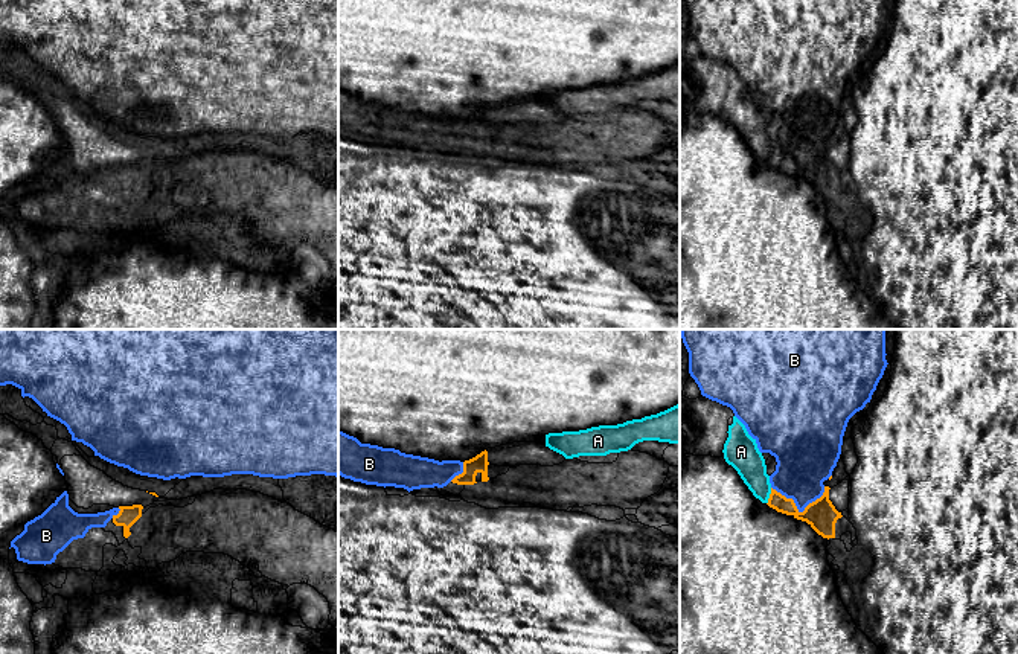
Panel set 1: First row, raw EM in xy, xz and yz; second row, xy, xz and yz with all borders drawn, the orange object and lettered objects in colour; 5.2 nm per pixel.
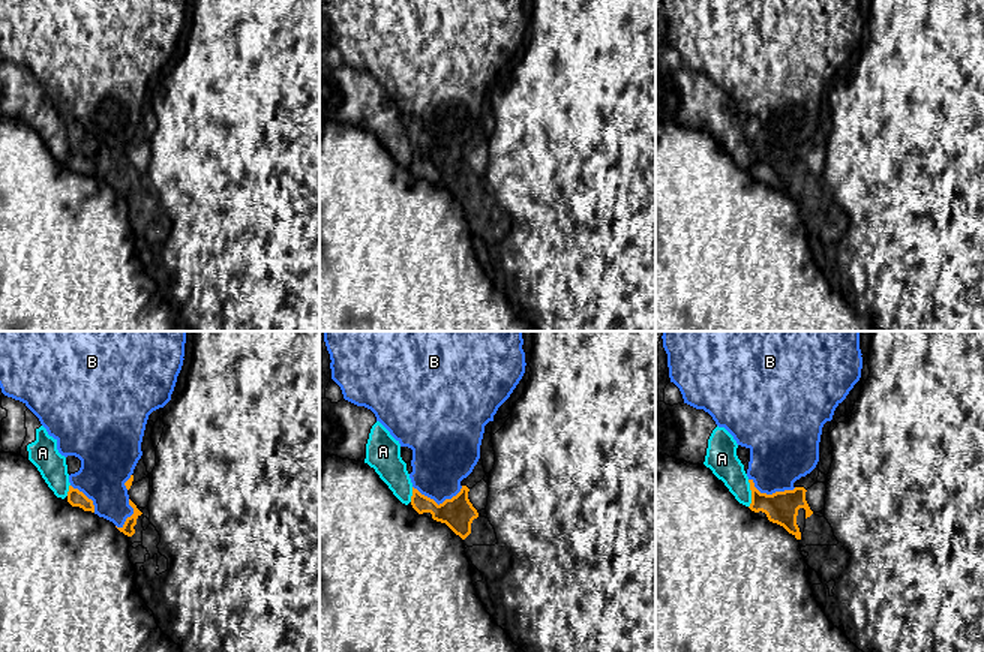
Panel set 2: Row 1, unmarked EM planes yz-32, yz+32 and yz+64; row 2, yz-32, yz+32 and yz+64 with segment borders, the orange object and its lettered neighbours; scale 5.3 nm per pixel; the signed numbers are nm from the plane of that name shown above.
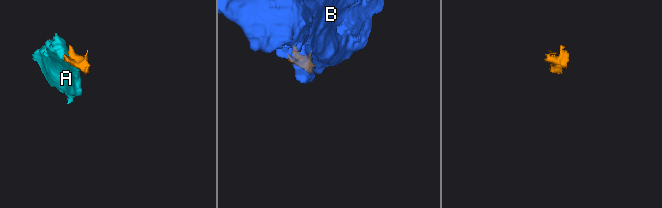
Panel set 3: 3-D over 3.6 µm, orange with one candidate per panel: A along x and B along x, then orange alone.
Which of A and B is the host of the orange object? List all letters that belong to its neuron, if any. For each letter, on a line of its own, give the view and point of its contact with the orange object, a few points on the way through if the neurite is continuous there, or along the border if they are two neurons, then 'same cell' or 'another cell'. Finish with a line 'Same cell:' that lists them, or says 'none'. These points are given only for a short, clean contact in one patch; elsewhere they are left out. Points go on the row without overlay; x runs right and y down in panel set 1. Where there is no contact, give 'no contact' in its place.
A: yz (770, 154) | along yz (771, 147), (767, 162) | another cell
B: yz (796, 166) | another cell
Same cell: none

